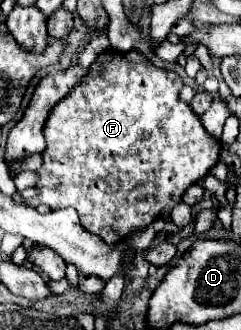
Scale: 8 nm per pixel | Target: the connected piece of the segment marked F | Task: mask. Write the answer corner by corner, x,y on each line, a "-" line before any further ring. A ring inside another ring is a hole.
108,50
104,54
98,56
98,60
92,64
92,74
88,74
88,78
82,78
70,92
66,98
62,98
50,112
46,124
44,124
44,138
46,138
46,150
42,152
42,166
38,170
38,182
36,182
36,190
38,190
38,196
34,196
30,200
28,206
38,206
38,204
46,204
50,206
52,210
58,210
58,208
76,208
78,214
80,214
80,222
84,226
84,230
88,230
90,234
96,234
100,238
104,238
104,242
108,244
114,244
114,242
120,242
120,240
126,240
126,236
130,232
134,232
136,228
144,228
148,224
152,224
156,218
160,218
162,210
172,210
178,202
182,202
182,196
186,192
188,186
200,182
208,172
210,168
218,162
220,158
220,142
216,138
212,138
200,118
192,112
192,108
186,104
186,102
180,102
180,90
182,90
184,82
182,82
182,76
178,72
172,72
172,70
164,70
164,68
156,68
152,66
140,52
132,50
132,52
118,52
118,50
-
100,62
104,62
104,72
102,74
96,74
96,66
100,66

